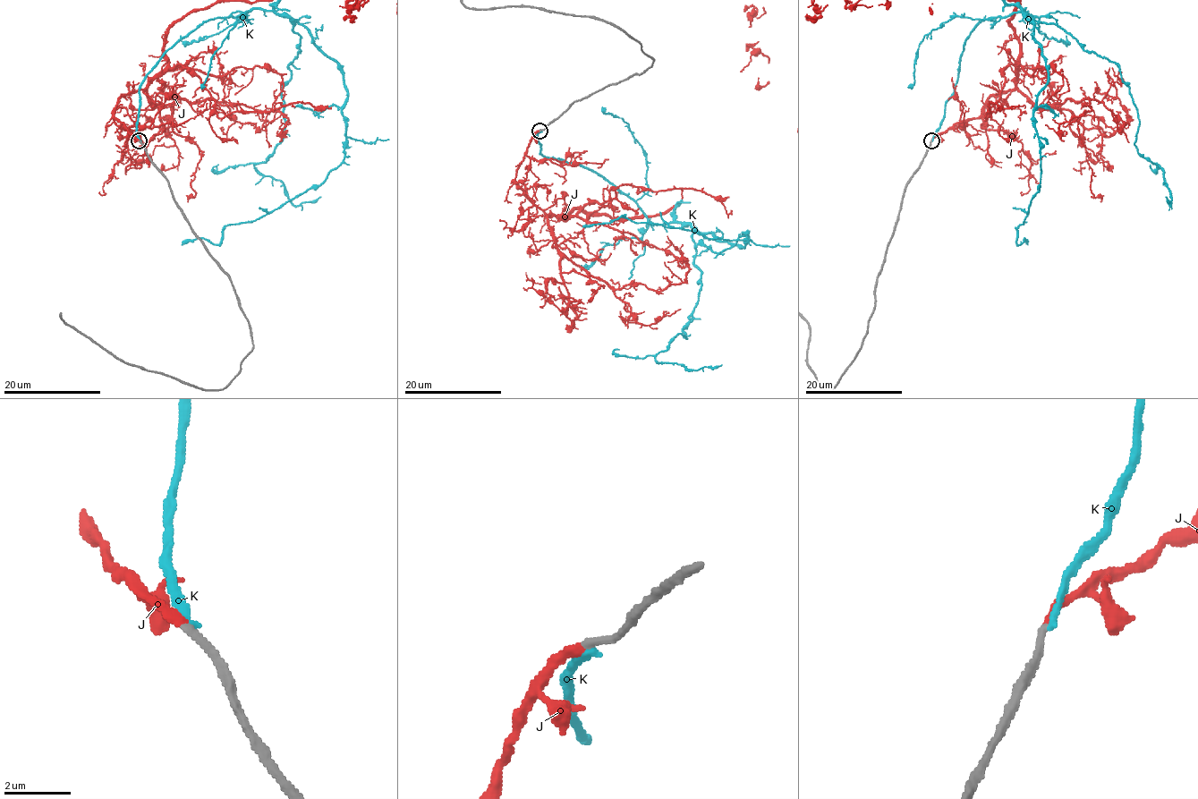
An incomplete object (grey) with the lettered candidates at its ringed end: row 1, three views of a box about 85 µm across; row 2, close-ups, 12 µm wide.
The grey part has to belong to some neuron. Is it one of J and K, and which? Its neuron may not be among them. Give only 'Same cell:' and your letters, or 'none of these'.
Same cell: J

